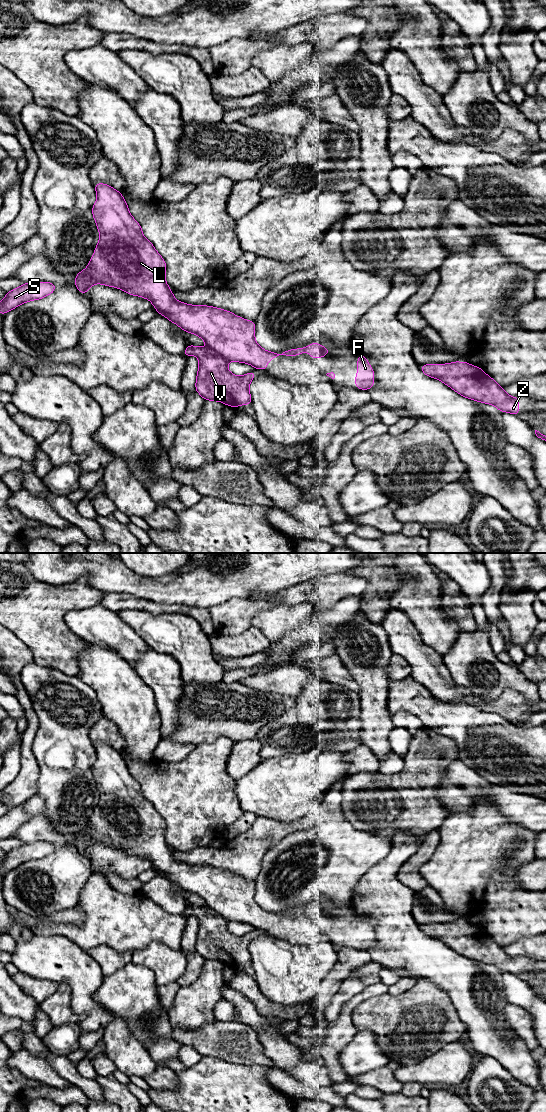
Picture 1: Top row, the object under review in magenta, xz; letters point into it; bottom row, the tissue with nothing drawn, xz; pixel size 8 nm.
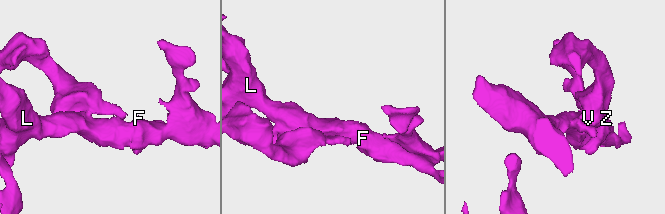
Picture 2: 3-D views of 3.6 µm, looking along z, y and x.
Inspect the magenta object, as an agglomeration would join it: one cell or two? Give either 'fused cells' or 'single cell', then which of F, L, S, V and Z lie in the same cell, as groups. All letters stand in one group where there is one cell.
single cell; groups F L S V Z

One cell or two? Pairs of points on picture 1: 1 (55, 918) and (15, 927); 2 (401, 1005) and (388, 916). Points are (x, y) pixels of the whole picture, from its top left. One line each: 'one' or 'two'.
1: one
2: two

